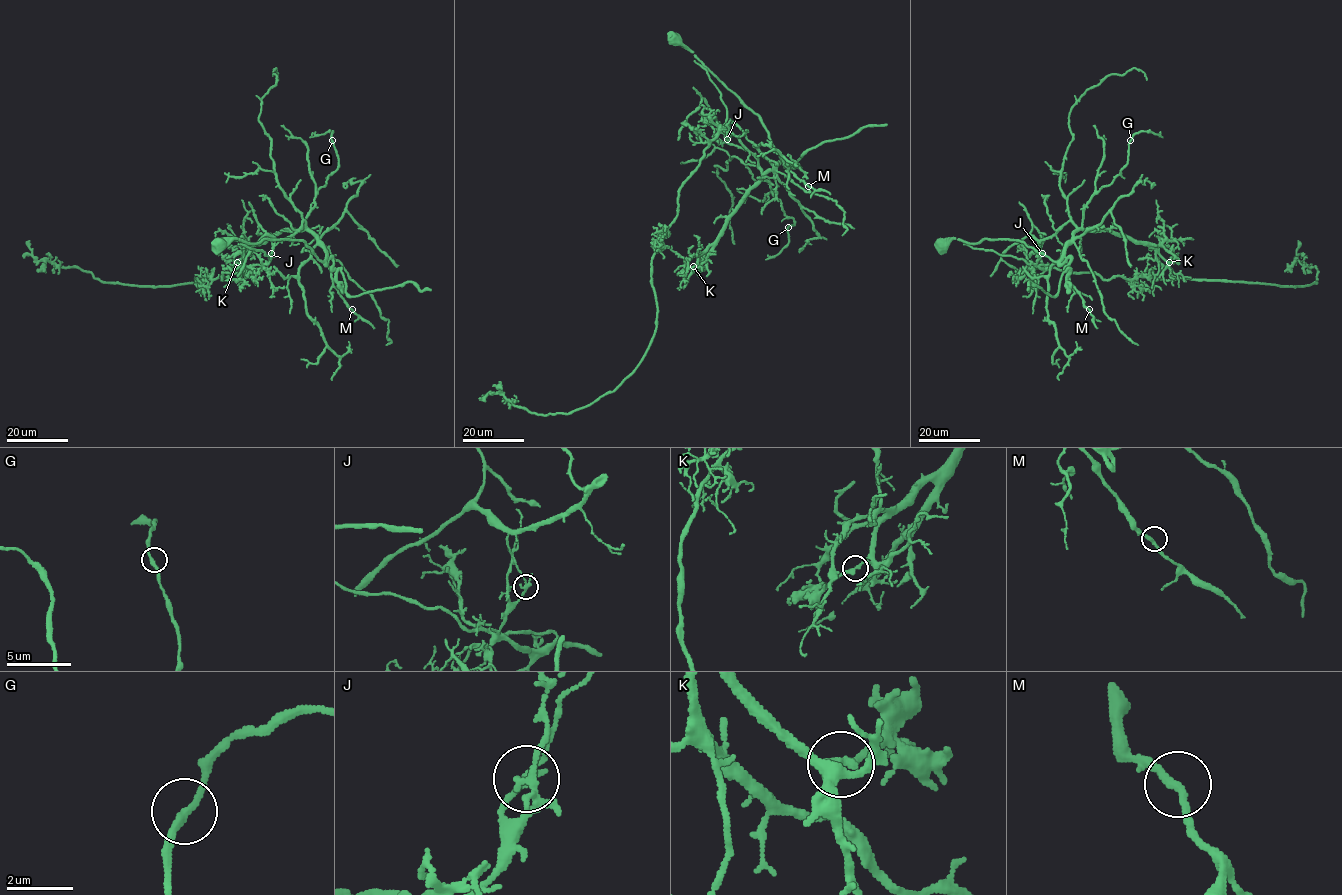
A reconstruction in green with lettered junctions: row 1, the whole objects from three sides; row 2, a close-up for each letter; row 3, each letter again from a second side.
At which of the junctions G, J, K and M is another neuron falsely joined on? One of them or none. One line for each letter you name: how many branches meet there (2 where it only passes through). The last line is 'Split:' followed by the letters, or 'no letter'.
J: Branches: 2
Split: J

